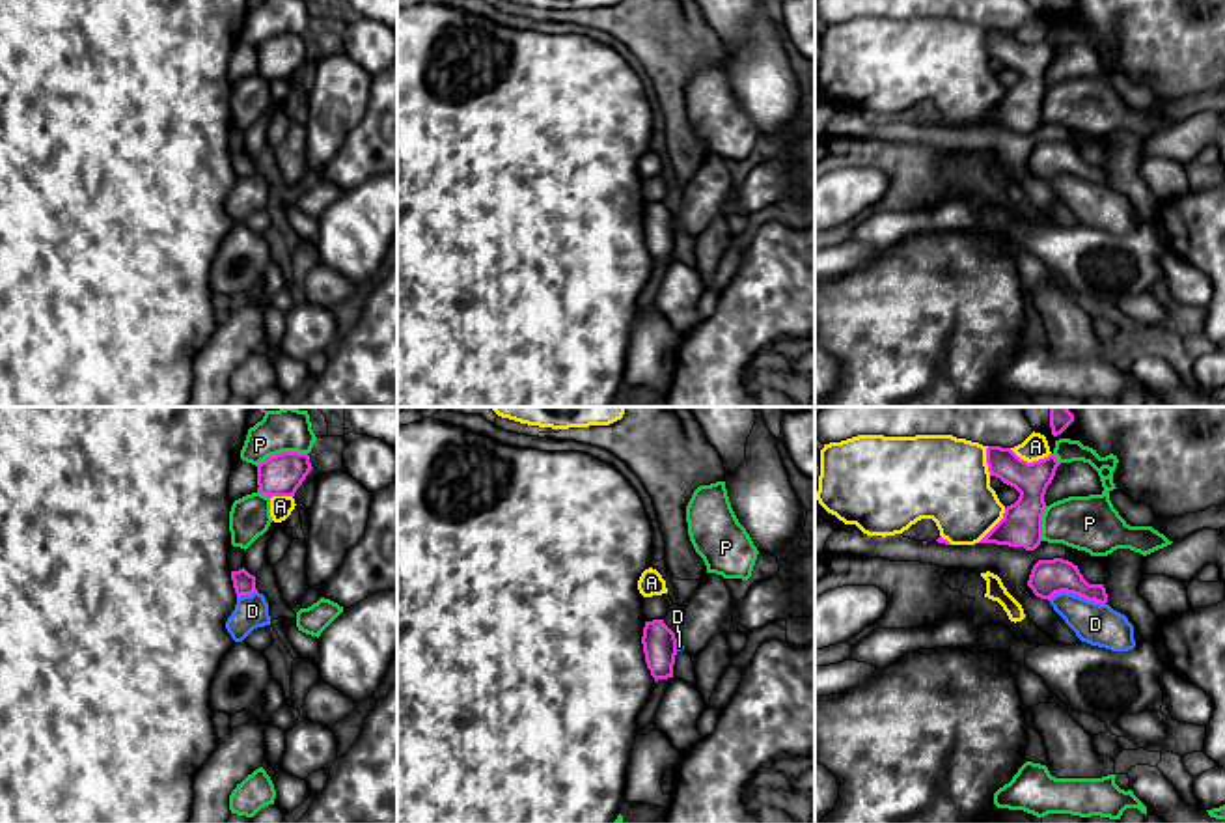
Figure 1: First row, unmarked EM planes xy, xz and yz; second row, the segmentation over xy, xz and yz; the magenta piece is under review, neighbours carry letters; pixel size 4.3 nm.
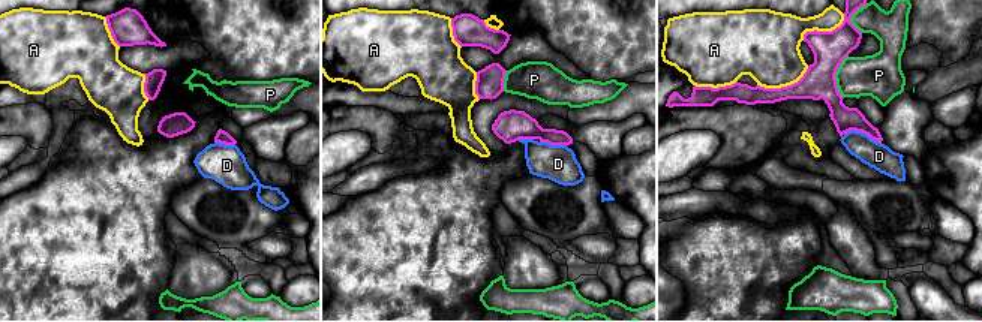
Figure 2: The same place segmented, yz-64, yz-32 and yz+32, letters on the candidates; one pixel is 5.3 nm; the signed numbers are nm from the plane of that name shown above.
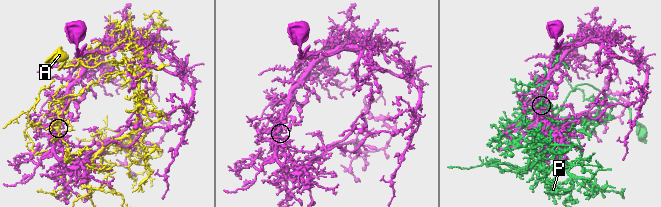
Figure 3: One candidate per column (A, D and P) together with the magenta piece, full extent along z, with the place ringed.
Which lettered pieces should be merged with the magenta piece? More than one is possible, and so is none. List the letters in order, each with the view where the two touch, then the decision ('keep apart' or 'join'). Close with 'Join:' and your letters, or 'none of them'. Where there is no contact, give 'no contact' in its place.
A: meets magenta in yz; keep apart
D: meets magenta in yz; keep apart
P: meets magenta in xy; keep apart
Join: none of them

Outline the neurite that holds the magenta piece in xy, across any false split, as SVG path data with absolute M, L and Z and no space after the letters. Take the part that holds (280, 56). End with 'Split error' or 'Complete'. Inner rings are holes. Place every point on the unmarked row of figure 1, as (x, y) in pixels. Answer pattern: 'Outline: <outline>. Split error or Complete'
Outline: M282 34L257 47L257 75L272 78L295 78L311 52L310 37Z. Complete

